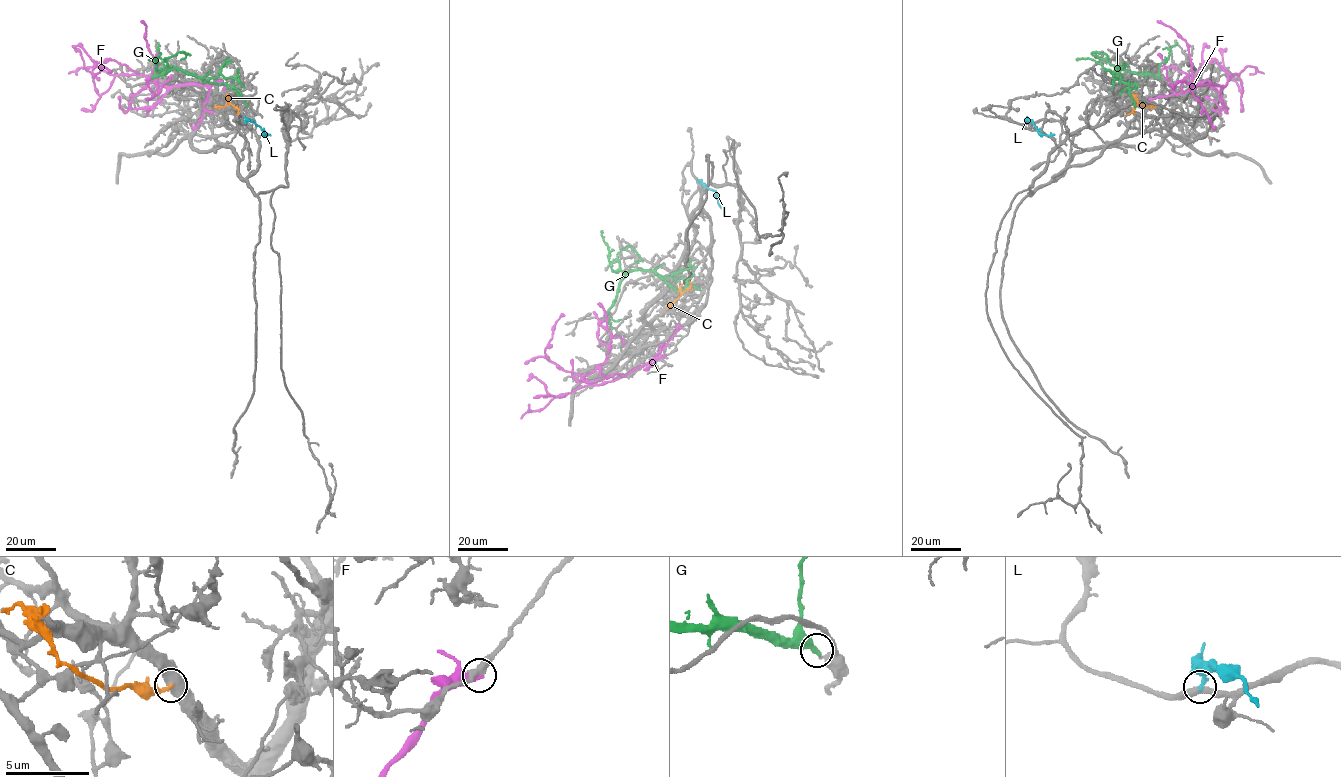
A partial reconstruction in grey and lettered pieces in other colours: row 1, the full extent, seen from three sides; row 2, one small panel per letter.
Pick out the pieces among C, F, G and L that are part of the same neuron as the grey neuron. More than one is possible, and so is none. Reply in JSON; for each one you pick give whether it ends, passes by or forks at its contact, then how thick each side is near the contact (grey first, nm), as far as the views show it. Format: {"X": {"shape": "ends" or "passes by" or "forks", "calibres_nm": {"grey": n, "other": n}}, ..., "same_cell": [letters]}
{"same_cell": []}

